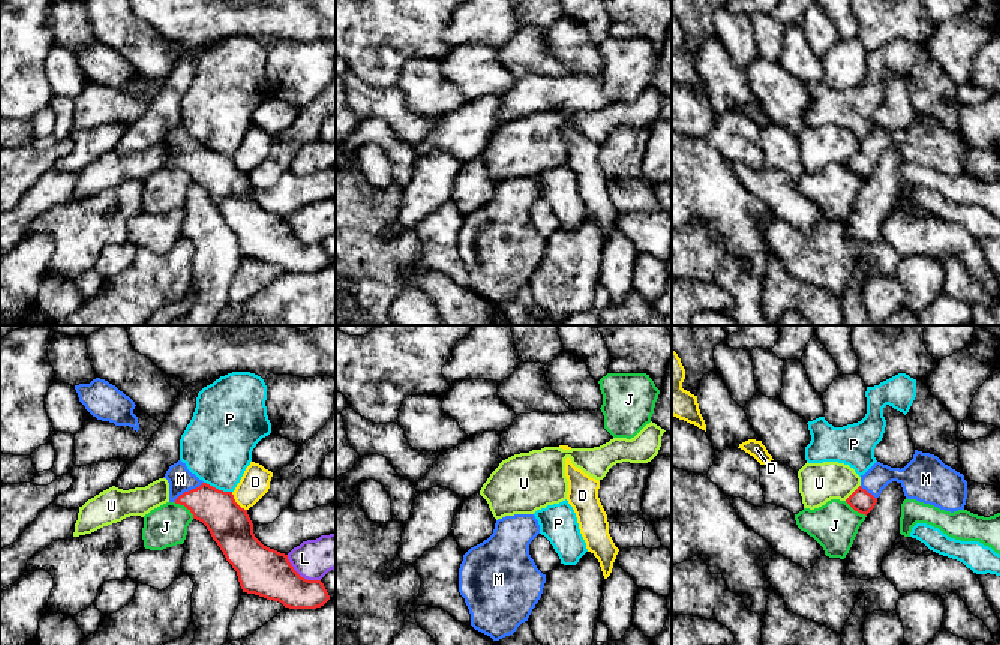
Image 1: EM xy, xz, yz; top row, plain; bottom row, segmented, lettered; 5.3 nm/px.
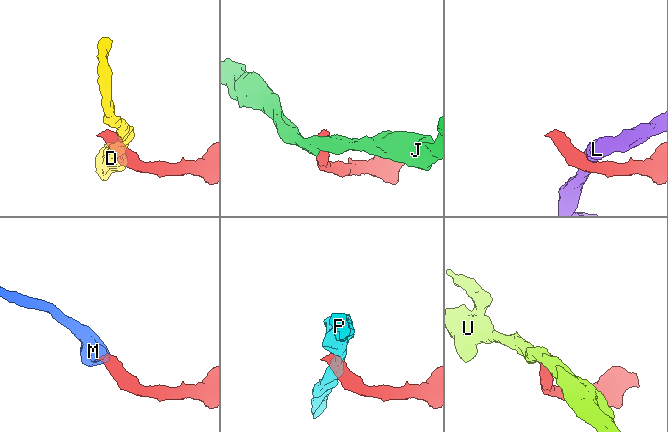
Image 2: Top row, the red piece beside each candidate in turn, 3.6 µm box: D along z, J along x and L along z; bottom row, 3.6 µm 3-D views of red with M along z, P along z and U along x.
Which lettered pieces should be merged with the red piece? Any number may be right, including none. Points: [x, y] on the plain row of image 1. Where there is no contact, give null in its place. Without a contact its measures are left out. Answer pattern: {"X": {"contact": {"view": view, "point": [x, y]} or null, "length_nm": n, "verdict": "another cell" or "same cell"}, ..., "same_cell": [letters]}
{"D": {"contact": {"view": "xy", "point": [236, 167]}, "length_nm": 130, "verdict": "another cell"}, "J": {"contact": {"view": "xy", "point": [185, 170]}, "length_nm": 140, "verdict": "another cell"}, "L": {"contact": {"view": "xy", "point": [299, 239]}, "length_nm": 240, "verdict": "another cell"}, "M": {"contact": {"view": "xy", "point": [189, 155]}, "length_nm": 190, "verdict": "same cell"}, "P": {"contact": {"view": "xy", "point": [218, 153]}, "length_nm": 160, "verdict": "another cell"}, "U": {"contact": {"view": "yz", "point": [853, 156]}, "length_nm": 120, "verdict": "another cell"}, "same_cell": ["M"]}

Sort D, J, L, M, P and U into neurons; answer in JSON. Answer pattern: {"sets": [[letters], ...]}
{"sets": [["D"], ["J"], ["L"], ["M"], ["P"], ["U"]]}

